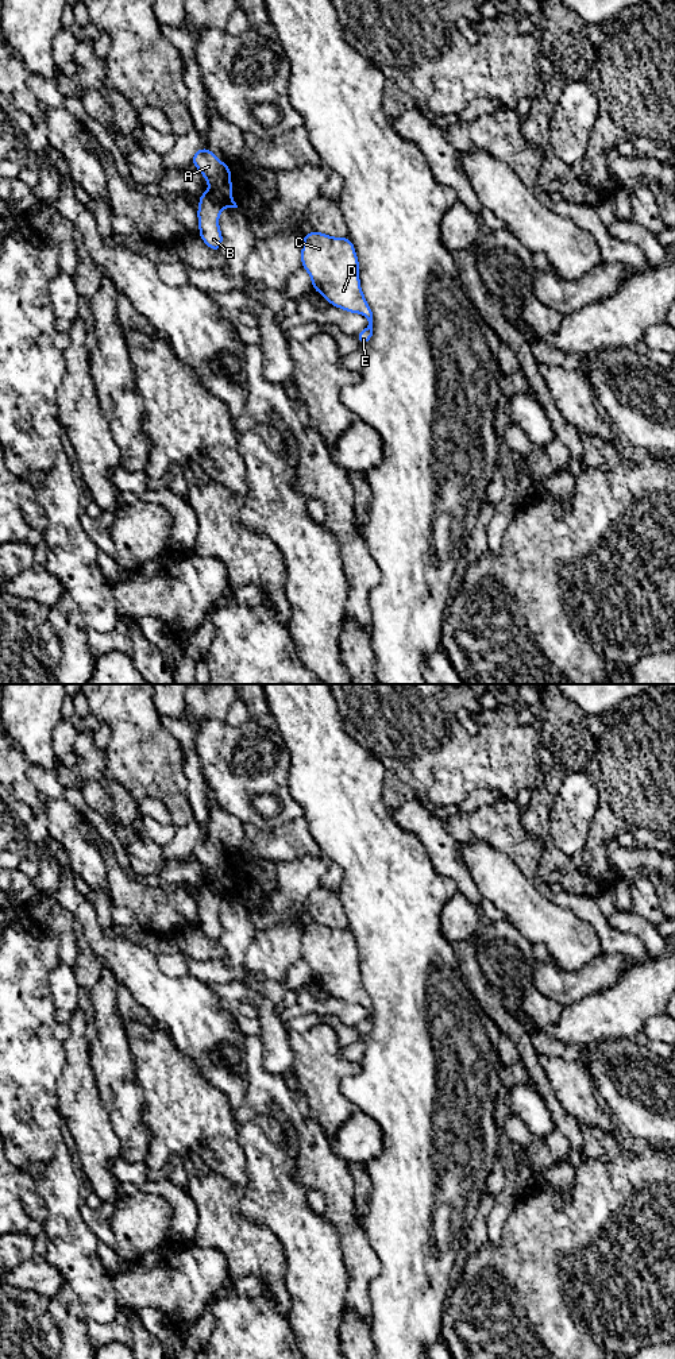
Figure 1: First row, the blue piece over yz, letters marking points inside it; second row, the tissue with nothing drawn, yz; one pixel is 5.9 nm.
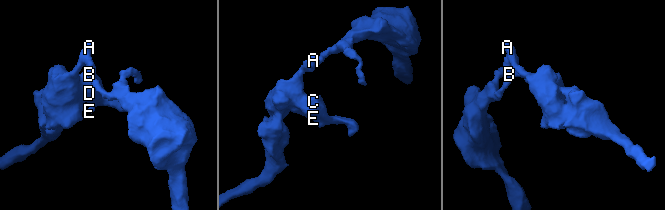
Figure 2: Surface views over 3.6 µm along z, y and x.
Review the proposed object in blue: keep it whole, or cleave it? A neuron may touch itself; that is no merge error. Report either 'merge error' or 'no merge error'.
merge error

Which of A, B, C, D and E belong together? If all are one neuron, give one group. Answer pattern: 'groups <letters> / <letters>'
groups A C D E / B

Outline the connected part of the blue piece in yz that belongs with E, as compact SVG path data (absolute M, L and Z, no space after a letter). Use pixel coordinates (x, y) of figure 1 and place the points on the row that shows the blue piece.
M310 231L302 238L301 265L310 275L313 289L329 305L367 318L367 328L356 335L363 345L367 344L373 336L373 312L360 289L354 243L347 236Z

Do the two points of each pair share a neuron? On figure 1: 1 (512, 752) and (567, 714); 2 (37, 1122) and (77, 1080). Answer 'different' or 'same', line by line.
1: different
2: different

